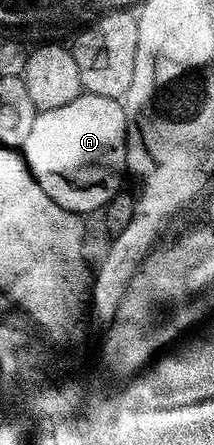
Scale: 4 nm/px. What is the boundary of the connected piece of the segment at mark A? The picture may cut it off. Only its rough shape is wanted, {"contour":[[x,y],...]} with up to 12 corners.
{"contour":[[82,92],[35,116],[33,179],[88,216],[122,189],[125,107]]}

